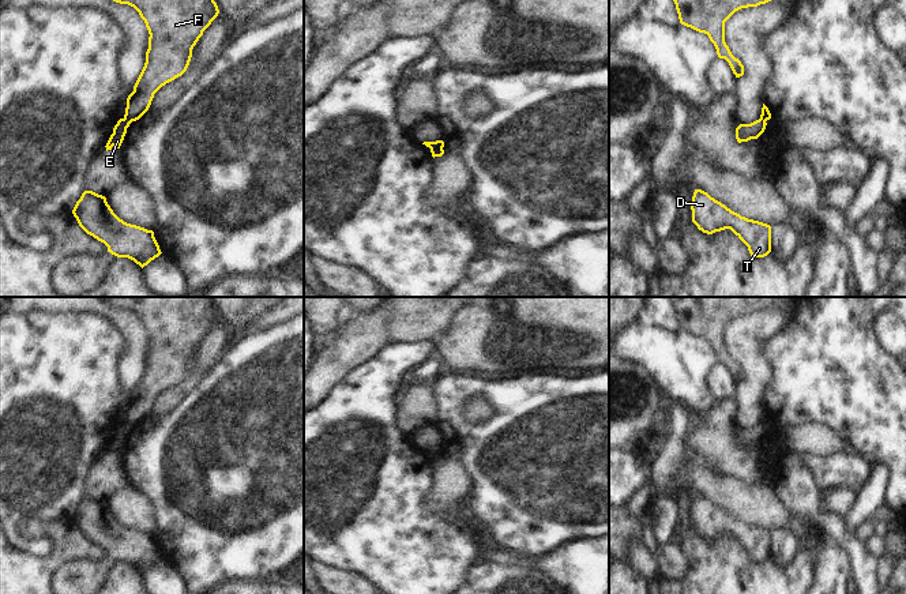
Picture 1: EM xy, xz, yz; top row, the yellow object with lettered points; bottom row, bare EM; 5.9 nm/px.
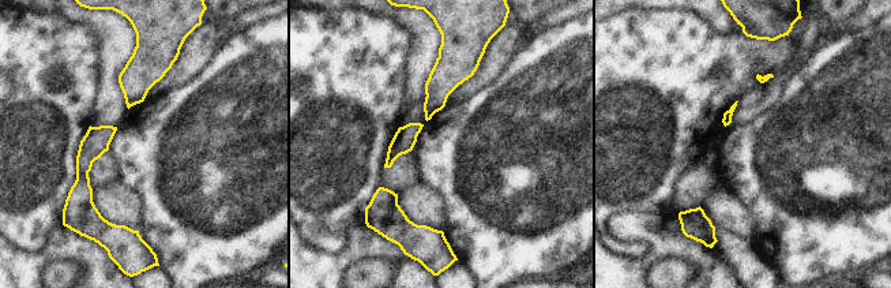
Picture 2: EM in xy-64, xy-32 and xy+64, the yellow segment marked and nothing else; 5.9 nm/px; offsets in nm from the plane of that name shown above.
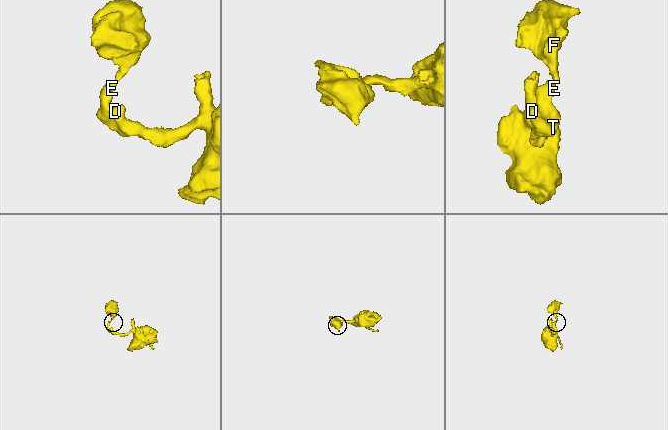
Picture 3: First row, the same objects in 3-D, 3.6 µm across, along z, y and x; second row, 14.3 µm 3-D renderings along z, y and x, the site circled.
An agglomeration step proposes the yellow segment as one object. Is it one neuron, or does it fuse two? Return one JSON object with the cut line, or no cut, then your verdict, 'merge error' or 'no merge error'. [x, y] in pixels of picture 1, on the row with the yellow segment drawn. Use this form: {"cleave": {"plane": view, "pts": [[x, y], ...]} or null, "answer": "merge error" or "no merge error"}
{"cleave": {"plane": "xy", "pts": [[124, 117], [131, 121]]}, "answer": "merge error"}

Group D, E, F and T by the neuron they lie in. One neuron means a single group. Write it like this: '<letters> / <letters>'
D E T / F

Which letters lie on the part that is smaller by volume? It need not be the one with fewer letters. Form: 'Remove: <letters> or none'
Remove: F

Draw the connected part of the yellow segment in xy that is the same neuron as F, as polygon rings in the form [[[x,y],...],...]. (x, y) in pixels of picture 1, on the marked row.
[[[214,0],[113,1],[134,7],[150,34],[144,67],[127,98],[124,119],[132,123],[149,110],[162,86],[187,71],[193,46],[219,10]]]

